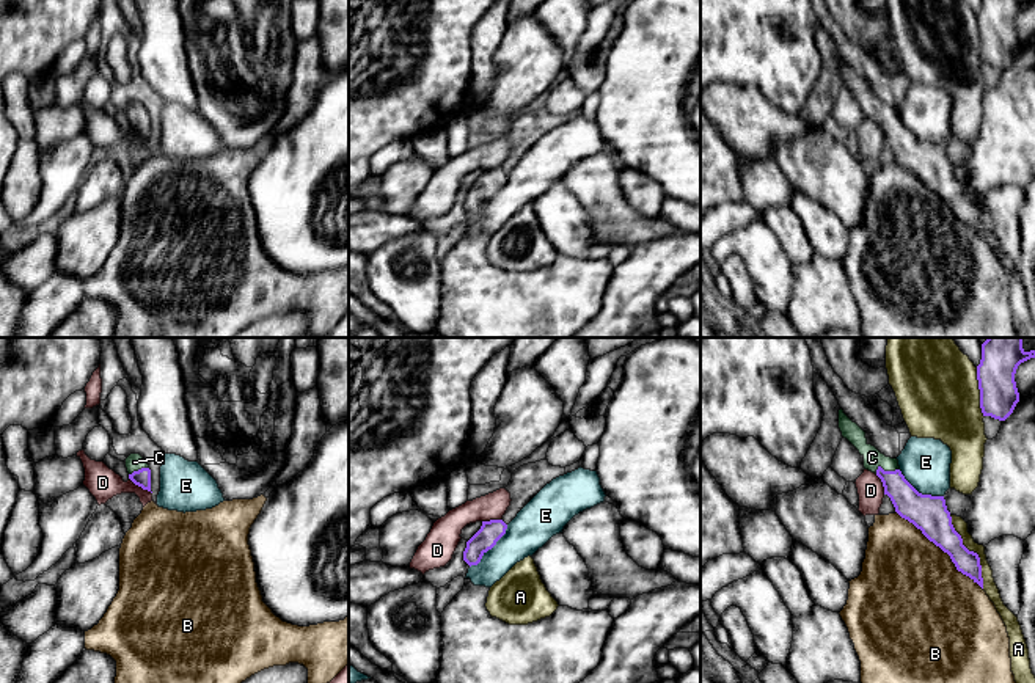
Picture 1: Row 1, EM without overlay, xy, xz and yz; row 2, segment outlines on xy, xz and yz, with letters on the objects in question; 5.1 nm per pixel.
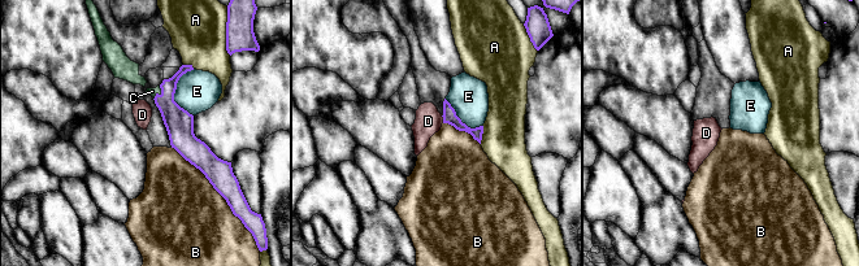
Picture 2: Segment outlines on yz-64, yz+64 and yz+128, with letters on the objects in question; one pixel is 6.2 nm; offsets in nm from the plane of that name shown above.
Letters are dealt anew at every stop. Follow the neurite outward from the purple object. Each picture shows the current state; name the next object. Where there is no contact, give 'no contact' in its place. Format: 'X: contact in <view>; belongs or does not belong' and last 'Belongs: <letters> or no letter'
A: contact in yz; does not belong
B: contact in yz; does not belong
C: contact in yz; belongs
D: contact in xy; does not belong
E: contact in xz; does not belong
Belongs: C

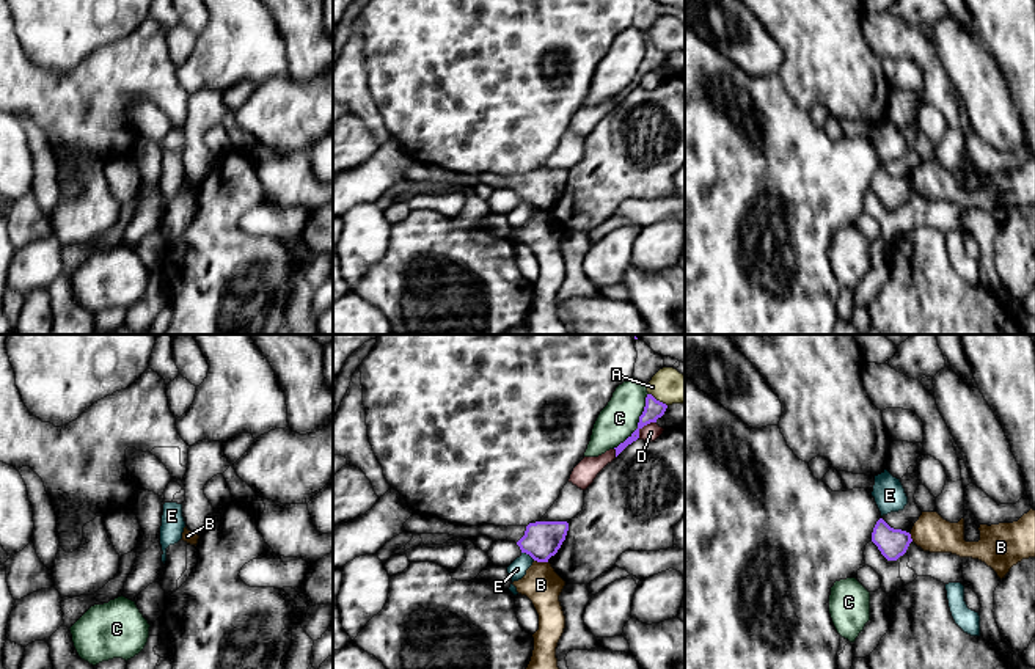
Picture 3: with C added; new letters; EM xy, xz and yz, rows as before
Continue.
A: contact in xz; does not belong
B: contact in xz; does not belong
C: contact in xz; does not belong
D: contact in xz; does not belong
E: contact in xz; does not belong
Belongs: no letter

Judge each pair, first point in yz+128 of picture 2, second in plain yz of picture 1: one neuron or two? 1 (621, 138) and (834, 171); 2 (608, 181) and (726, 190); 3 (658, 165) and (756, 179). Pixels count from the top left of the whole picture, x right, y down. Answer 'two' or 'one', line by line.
1: one
2: two
3: two

